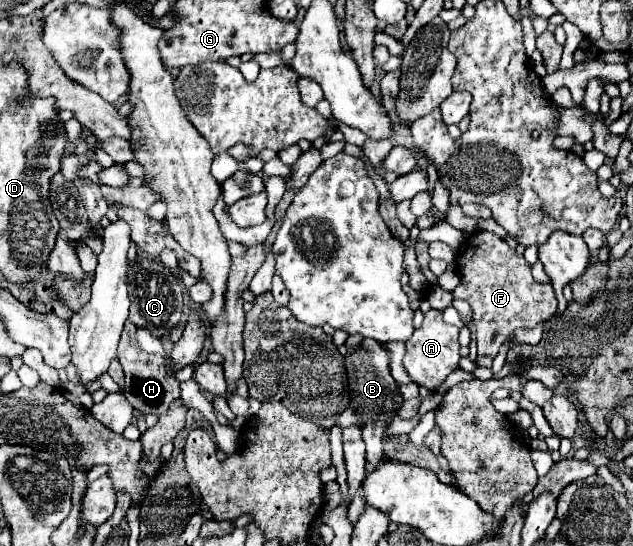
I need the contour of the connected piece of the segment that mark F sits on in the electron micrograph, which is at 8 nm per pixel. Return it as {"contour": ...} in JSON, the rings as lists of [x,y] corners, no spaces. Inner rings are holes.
{"contour":[[[489,231],[473,233],[465,243],[465,251],[463,245],[459,251],[459,271],[463,281],[453,291],[453,297],[469,301],[473,309],[479,355],[489,355],[493,359],[517,327],[533,327],[547,321],[547,317],[557,311],[553,287],[549,283],[537,283],[531,277],[531,265],[497,235]]]}

